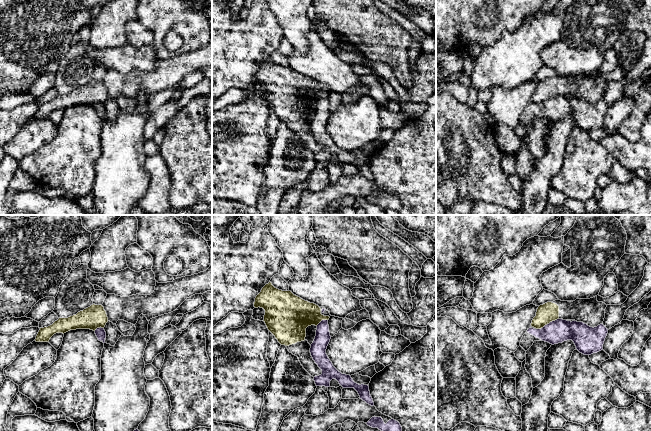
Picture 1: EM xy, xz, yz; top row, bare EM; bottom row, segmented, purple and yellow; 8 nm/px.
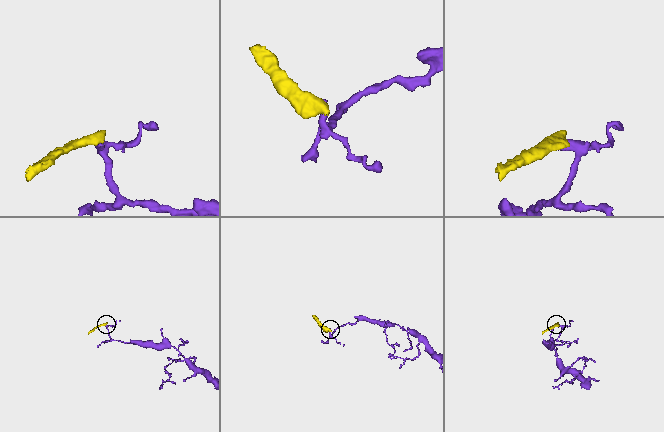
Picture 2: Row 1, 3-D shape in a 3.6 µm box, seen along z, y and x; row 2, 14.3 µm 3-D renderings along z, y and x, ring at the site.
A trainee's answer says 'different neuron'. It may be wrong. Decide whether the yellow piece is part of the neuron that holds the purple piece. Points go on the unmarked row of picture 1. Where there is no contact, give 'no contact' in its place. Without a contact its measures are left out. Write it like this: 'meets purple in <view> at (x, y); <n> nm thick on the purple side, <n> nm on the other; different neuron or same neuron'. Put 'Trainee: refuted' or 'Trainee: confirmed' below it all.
meets purple in yz at (547, 100); 190 nm thick on the purple side, 160 nm on the other; different neuron
Trainee: confirmed

